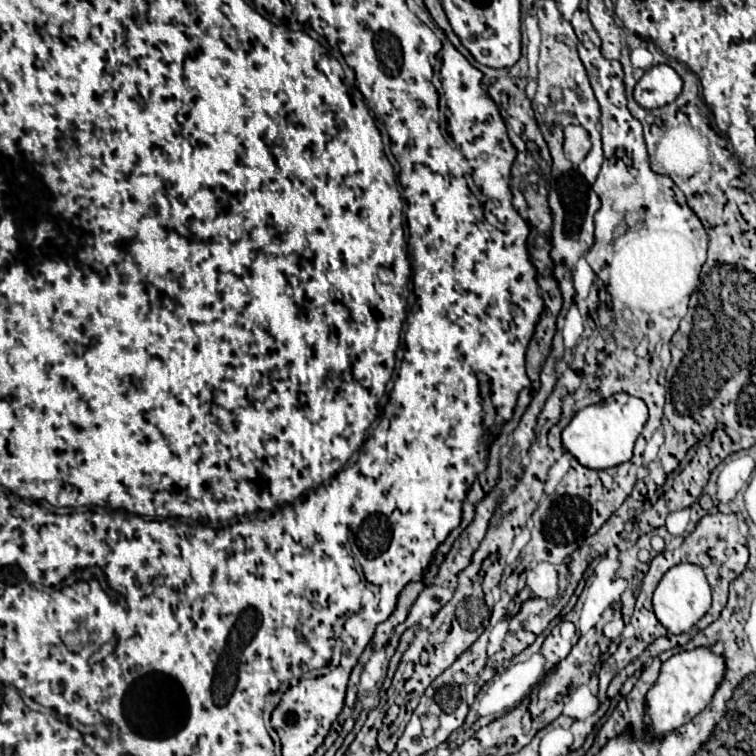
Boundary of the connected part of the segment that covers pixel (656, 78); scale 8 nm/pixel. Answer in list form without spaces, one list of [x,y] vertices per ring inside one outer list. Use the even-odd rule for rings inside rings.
[[[654,65],[634,87],[634,99],[644,109],[672,103],[682,91],[682,77],[670,65]]]

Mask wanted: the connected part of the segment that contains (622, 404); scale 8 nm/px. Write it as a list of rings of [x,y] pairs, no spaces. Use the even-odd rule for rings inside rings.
[[[616,393],[608,399],[602,399],[596,405],[578,411],[570,421],[570,425],[562,431],[562,445],[584,467],[610,469],[632,457],[634,443],[640,437],[646,421],[648,421],[648,407],[642,399],[632,397],[628,393]]]

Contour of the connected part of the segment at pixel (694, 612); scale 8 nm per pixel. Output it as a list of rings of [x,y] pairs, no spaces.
[[[680,563],[674,565],[658,583],[654,591],[654,613],[658,621],[674,635],[680,635],[694,627],[696,621],[700,621],[706,611],[710,609],[710,587],[706,581],[704,571],[698,565],[692,563]]]

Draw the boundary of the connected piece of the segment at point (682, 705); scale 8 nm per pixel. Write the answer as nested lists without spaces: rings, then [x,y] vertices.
[[[696,647],[692,651],[680,651],[662,663],[660,677],[656,685],[646,695],[646,713],[654,735],[660,739],[666,733],[678,729],[680,725],[694,719],[712,701],[712,693],[720,687],[726,673],[726,659],[712,651],[712,647]]]

